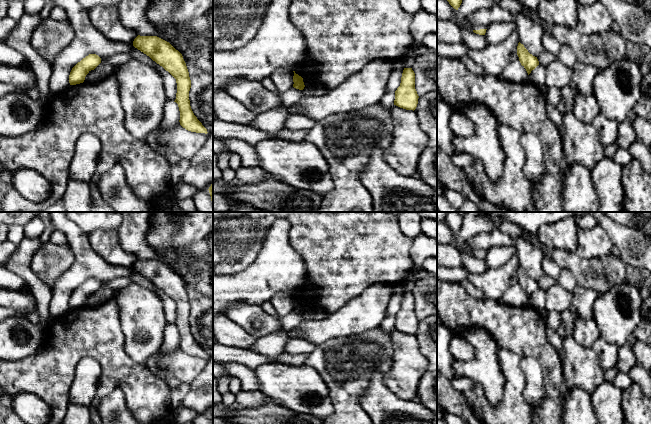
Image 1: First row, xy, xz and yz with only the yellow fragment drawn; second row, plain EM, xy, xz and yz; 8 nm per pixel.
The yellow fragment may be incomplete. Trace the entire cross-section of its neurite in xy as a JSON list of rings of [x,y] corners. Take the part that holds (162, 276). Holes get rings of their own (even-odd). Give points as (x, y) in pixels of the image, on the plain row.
[[[138,259],[133,265],[133,270],[149,280],[176,303],[177,317],[174,326],[179,331],[180,349],[188,355],[207,358],[207,353],[194,339],[190,330],[191,304],[182,278],[169,266],[157,260]]]

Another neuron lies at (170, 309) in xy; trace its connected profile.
[[[134,271],[133,276],[131,277],[132,280],[147,289],[150,289],[153,291],[156,295],[160,297],[160,299],[163,302],[163,308],[165,312],[165,319],[167,321],[168,325],[175,325],[176,323],[176,317],[177,317],[177,307],[176,303],[164,292],[160,292],[156,289],[156,286],[153,285],[149,280],[138,274]]]

